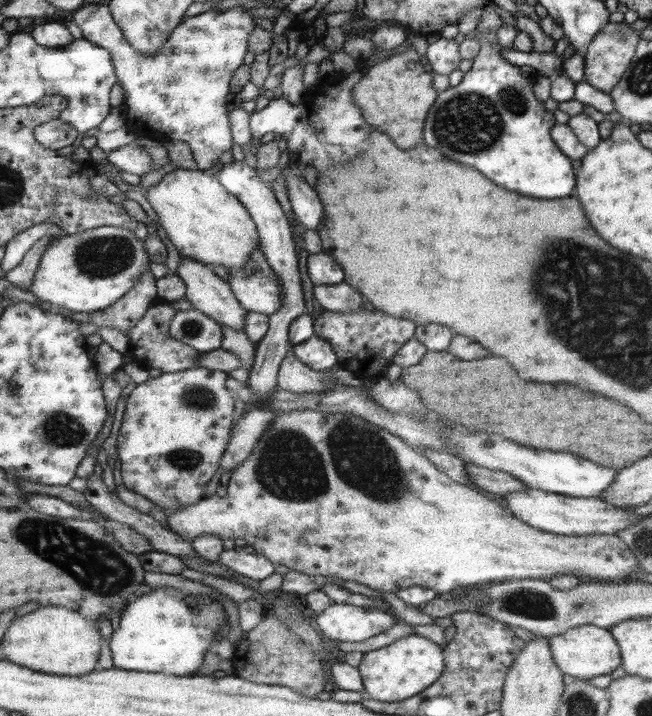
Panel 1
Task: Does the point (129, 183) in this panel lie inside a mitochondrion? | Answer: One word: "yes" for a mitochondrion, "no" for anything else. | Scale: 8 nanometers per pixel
no

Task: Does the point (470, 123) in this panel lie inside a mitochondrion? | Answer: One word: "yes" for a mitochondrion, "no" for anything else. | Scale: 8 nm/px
yes

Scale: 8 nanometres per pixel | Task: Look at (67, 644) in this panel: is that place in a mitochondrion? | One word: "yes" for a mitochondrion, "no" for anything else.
no

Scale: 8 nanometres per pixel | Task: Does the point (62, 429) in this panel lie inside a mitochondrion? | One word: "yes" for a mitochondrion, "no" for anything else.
yes

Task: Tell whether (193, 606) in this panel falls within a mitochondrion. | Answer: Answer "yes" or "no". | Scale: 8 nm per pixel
no

